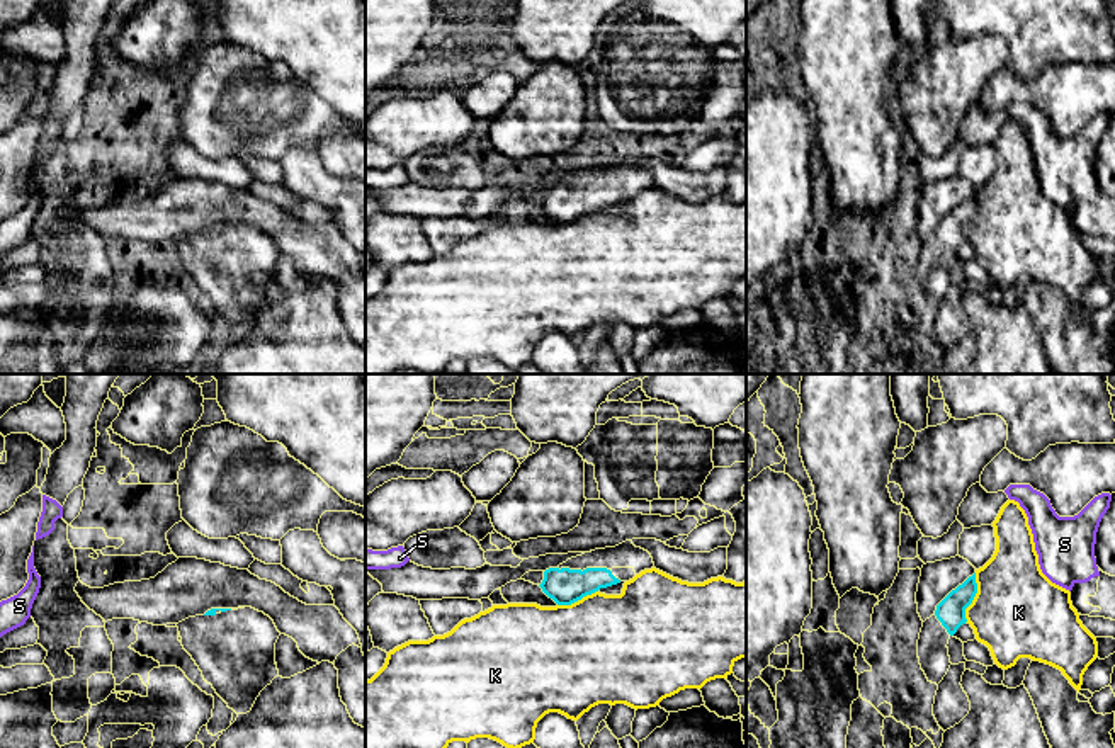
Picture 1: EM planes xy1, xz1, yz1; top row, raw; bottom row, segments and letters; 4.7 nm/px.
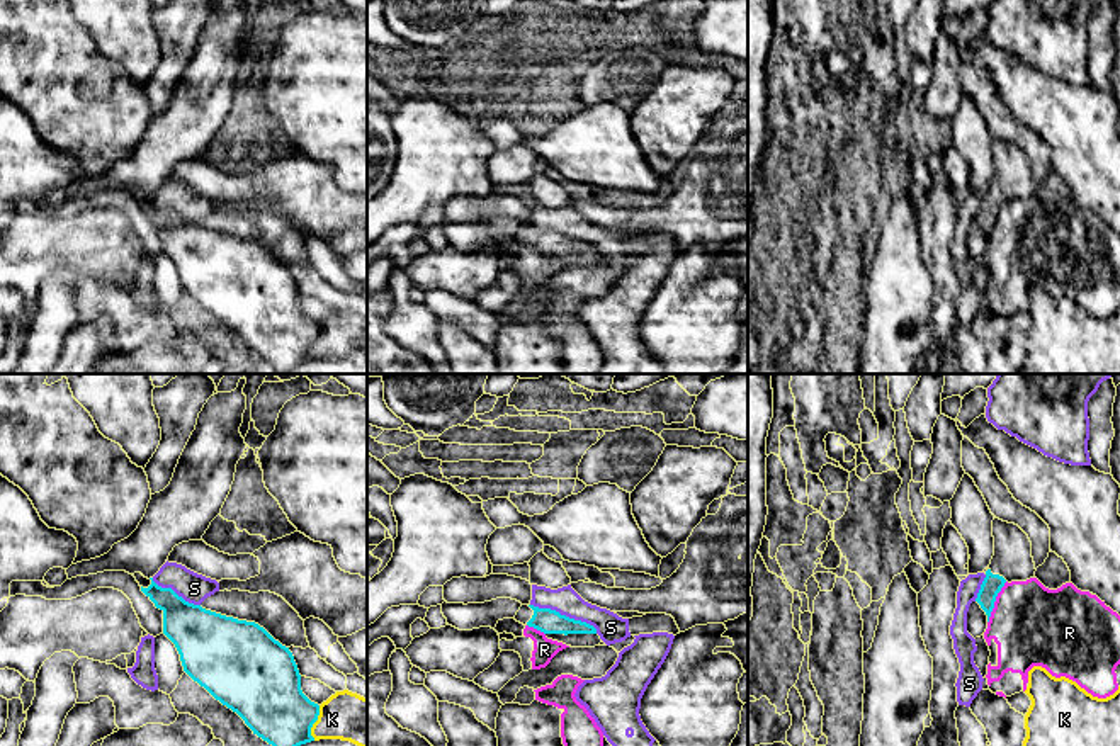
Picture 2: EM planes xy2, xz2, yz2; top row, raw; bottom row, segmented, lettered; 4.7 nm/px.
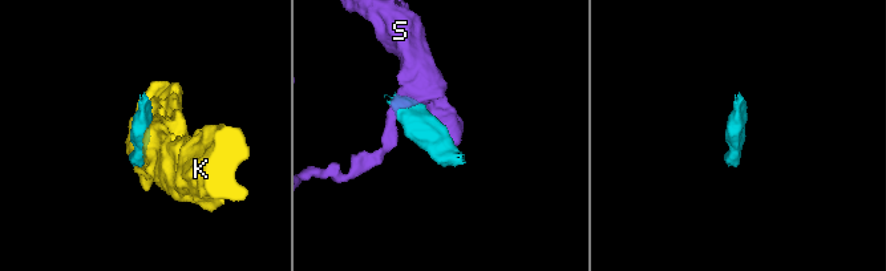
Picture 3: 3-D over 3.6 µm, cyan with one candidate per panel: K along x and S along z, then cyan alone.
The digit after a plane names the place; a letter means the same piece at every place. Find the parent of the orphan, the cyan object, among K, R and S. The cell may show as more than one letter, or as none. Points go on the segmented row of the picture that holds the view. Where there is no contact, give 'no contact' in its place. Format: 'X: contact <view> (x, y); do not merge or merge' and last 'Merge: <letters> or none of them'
K: contact yz1 (974, 595); do not merge
R: contact yz2 (995, 600); do not merge
S: contact xz2 (565, 616); do not merge
Merge: none of them

